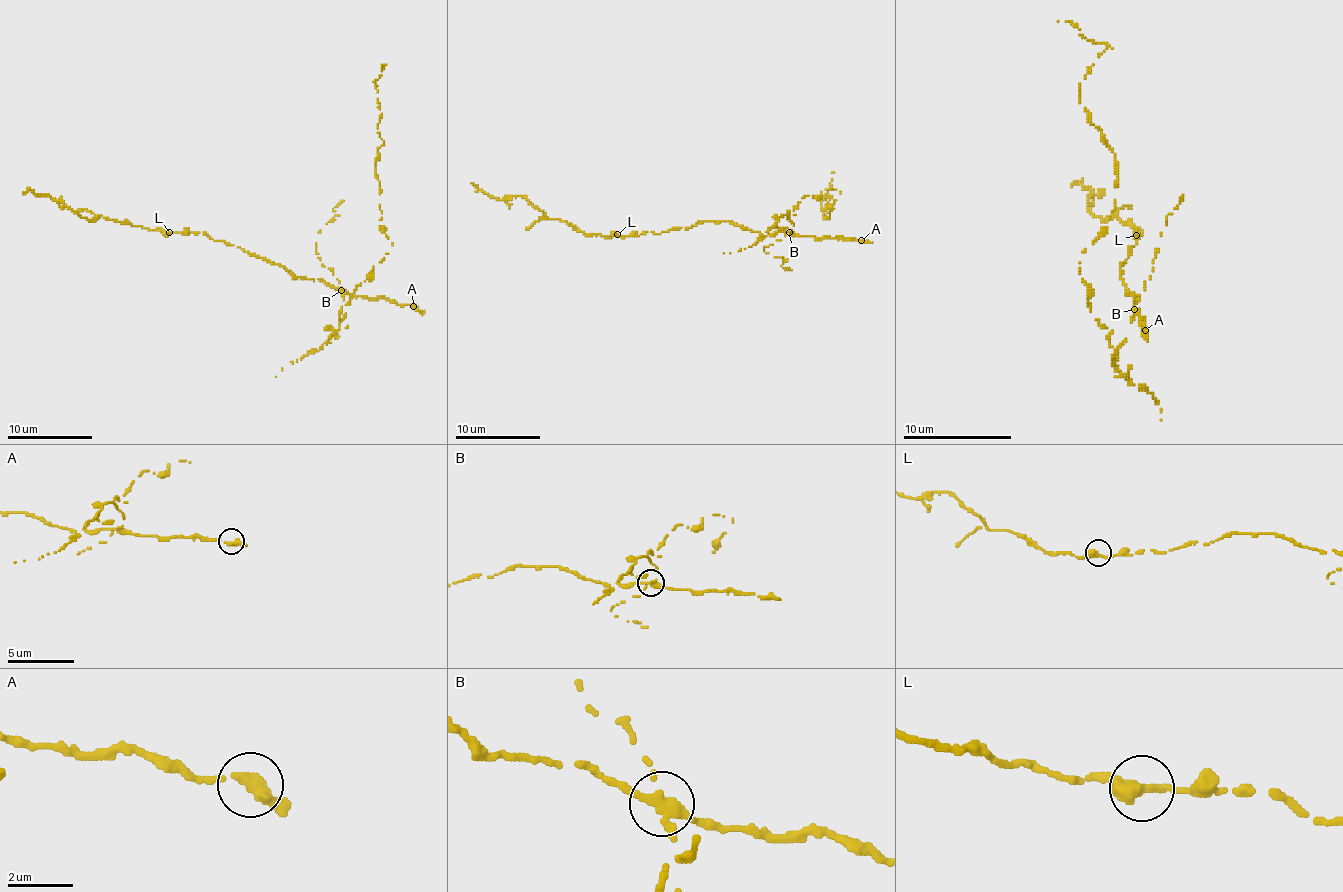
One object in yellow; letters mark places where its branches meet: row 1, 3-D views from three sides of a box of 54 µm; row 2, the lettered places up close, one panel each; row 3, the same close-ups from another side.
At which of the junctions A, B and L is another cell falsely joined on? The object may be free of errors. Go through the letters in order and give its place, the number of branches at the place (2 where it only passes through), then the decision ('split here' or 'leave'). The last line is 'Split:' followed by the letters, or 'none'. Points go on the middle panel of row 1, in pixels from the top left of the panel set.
A: at (861, 240); 2 branches meet; leave
B: at (789, 232); 2 branches meet; split here
L: at (617, 234); 2 branches meet; leave
Split: B

